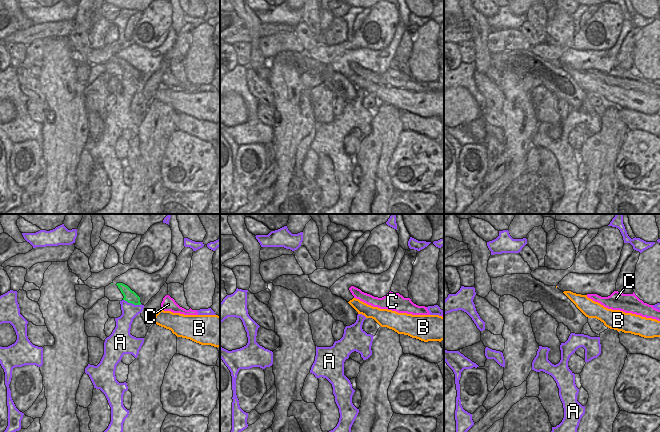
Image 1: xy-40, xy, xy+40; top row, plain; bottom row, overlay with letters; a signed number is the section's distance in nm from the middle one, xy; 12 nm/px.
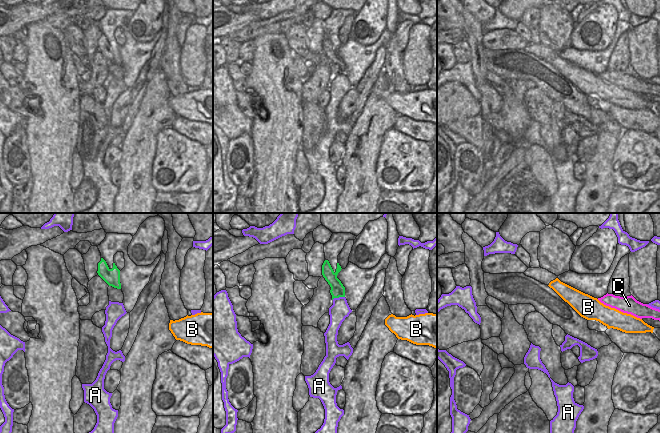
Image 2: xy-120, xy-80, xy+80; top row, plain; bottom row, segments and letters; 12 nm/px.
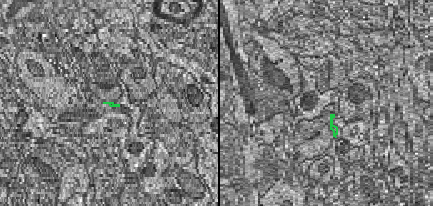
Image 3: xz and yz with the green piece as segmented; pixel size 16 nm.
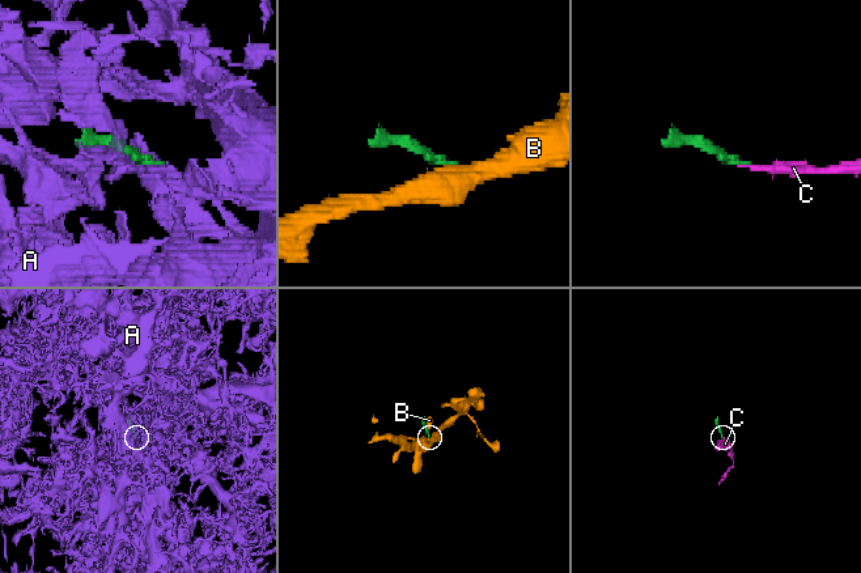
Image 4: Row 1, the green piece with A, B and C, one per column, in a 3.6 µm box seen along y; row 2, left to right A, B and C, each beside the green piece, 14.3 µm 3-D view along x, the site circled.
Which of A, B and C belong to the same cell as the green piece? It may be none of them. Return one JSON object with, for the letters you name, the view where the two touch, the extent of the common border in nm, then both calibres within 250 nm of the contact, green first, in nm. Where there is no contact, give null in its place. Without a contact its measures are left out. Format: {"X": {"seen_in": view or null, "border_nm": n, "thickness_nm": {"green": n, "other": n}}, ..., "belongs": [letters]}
{"C": {"seen_in": null}, "belongs": ["C"]}

